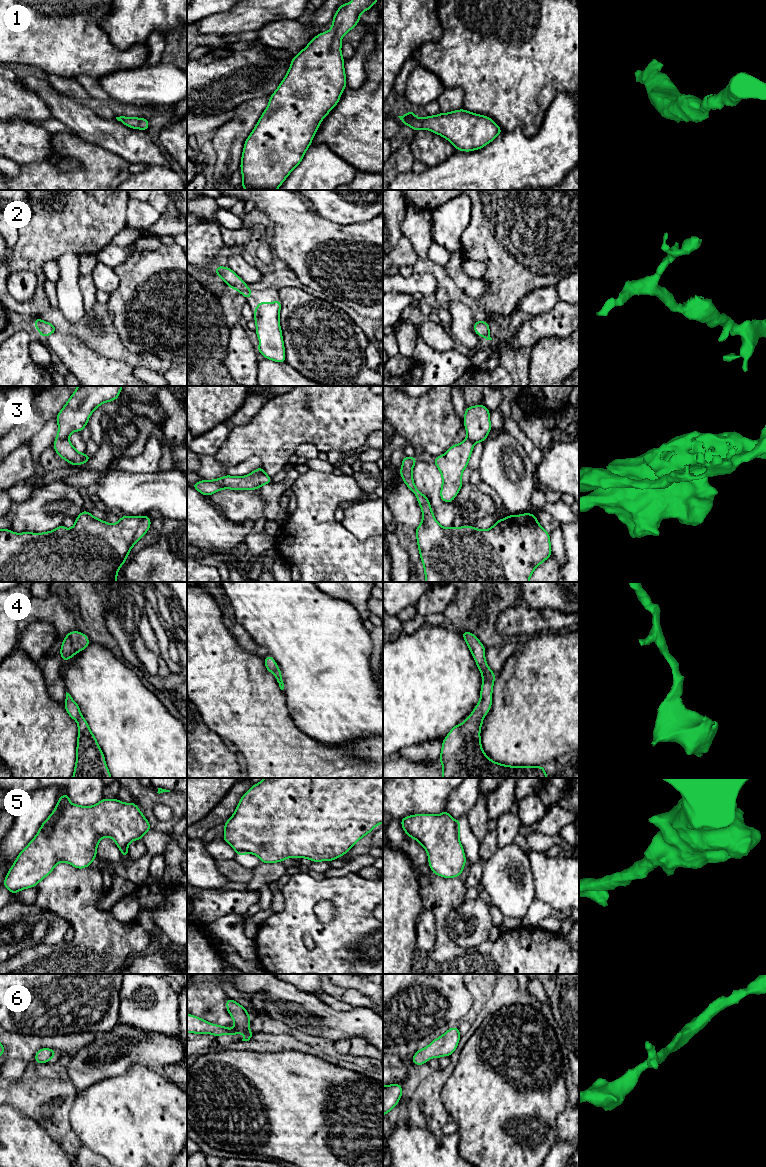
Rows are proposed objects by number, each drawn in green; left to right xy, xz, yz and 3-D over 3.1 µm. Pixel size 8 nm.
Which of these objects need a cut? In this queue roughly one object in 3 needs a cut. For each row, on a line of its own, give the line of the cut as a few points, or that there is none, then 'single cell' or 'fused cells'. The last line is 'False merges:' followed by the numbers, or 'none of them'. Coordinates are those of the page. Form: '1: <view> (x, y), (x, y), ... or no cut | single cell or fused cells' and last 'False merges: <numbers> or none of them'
1: no cut | single cell
2: no cut | single cell
3: xy (68, 438), (56, 440) | fused cells
4: no cut | single cell
5: xy (56, 805), (59, 816), (53, 822), (51, 830), (45, 833) | fused cells
6: no cut | single cell
False merges: 3, 5

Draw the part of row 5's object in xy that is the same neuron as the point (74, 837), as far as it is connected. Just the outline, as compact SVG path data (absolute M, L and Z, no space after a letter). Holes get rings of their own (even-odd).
M67 794L59 797L57 805L60 815L52 824L51 832L45 833L42 825L36 836L20 852L13 863L3 885L13 894L32 888L48 876L59 862L66 862L77 869L92 864L97 854L97 846L103 837L110 837L120 849L123 857L128 857L128 845L131 841L142 840L142 836L152 829L138 806L103 798L94 806L71 804Z

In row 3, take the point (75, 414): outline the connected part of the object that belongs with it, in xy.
M78 386L57 414L57 439L69 439L74 431L81 432L92 412L101 404L116 400L123 386Z

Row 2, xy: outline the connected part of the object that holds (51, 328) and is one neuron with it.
M40 318L34 319L34 325L42 338L49 336L57 331L57 328L53 324L41 320Z

